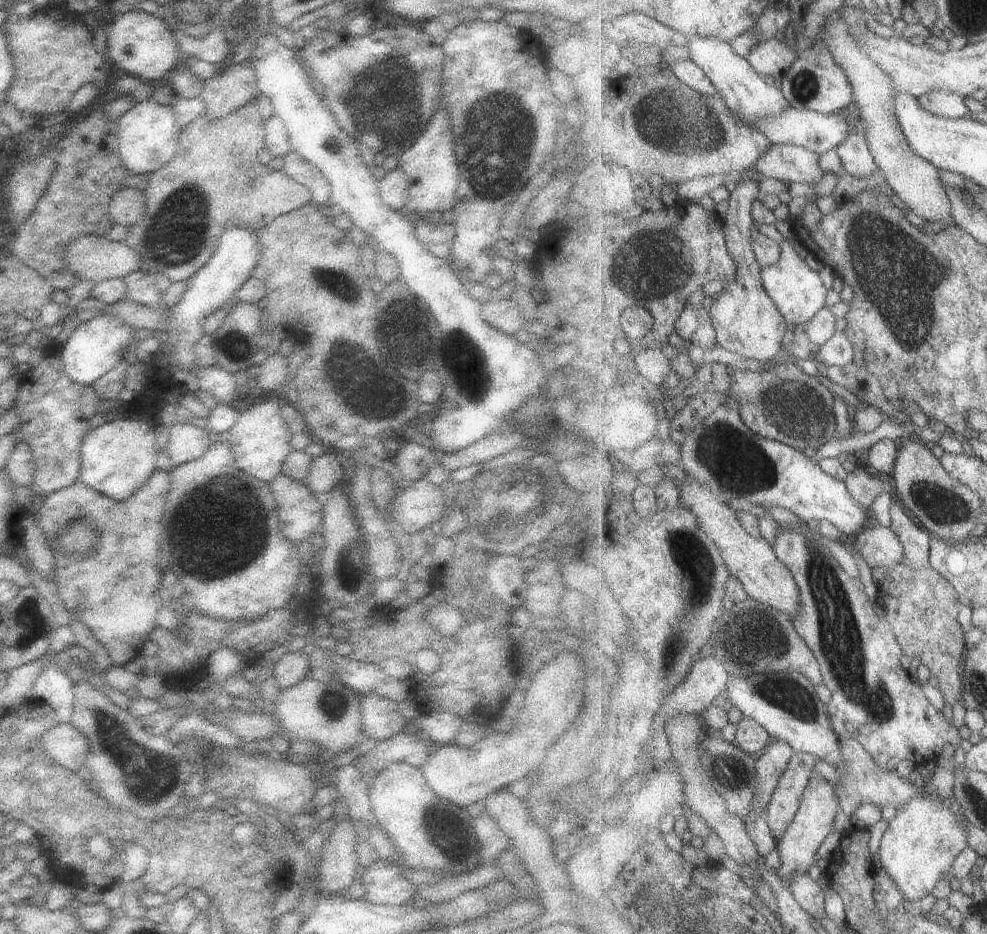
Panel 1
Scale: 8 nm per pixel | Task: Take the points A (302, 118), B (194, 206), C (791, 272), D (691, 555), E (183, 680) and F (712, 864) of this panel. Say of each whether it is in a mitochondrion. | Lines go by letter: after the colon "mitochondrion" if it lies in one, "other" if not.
A: other
B: mitochondrion
C: other
D: mitochondrion
E: other
F: other

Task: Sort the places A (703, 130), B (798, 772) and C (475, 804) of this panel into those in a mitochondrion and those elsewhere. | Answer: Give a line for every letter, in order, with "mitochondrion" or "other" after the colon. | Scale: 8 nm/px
A: mitochondrion
B: other
C: other

